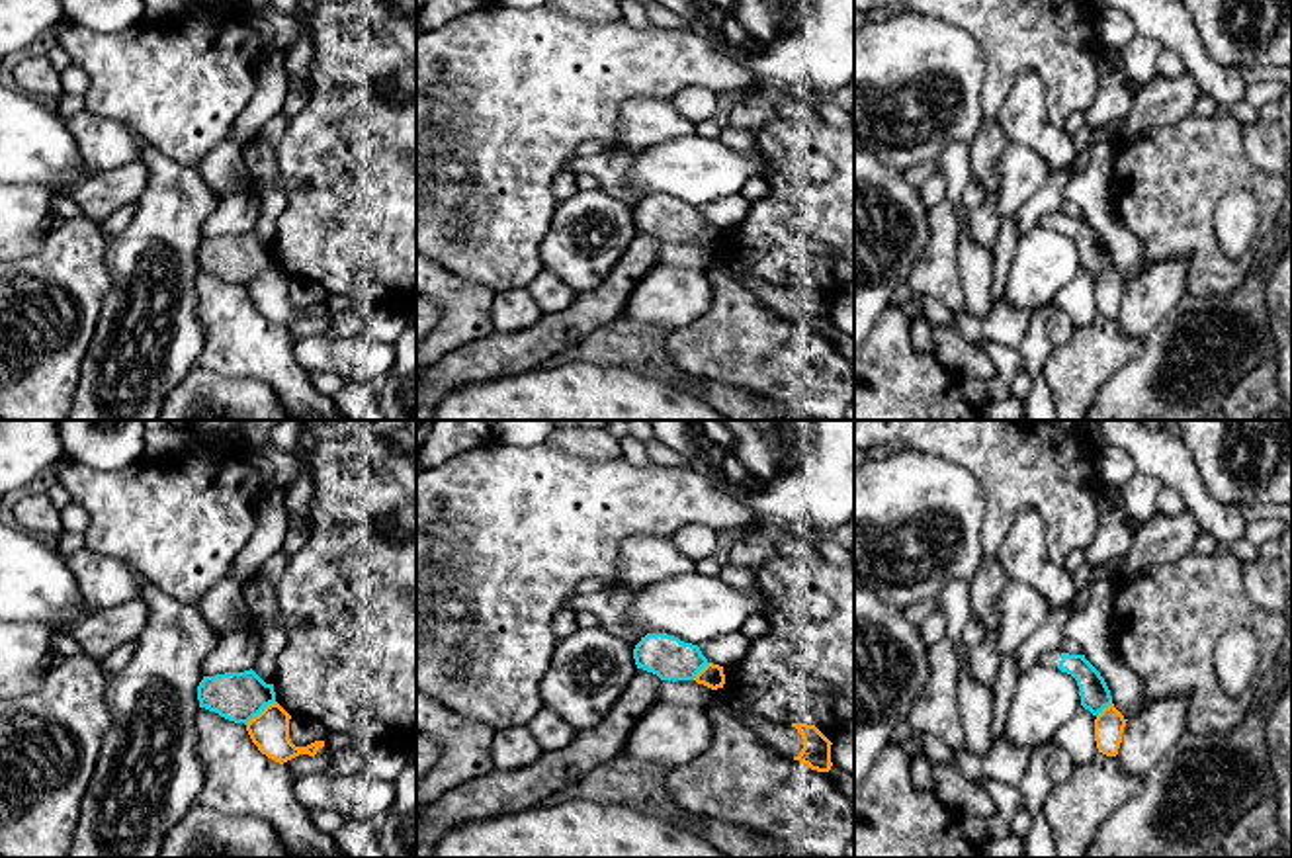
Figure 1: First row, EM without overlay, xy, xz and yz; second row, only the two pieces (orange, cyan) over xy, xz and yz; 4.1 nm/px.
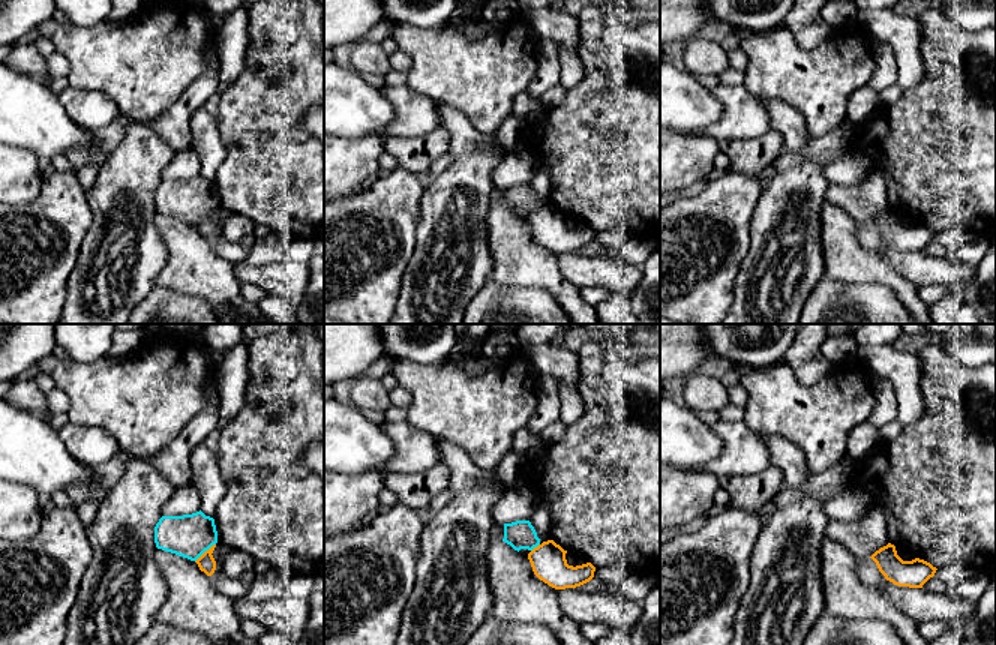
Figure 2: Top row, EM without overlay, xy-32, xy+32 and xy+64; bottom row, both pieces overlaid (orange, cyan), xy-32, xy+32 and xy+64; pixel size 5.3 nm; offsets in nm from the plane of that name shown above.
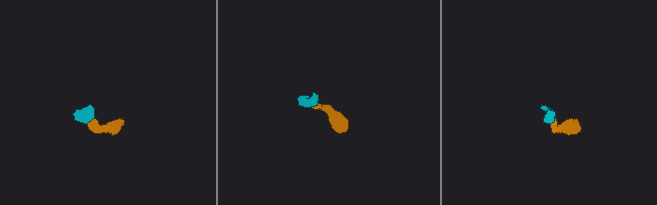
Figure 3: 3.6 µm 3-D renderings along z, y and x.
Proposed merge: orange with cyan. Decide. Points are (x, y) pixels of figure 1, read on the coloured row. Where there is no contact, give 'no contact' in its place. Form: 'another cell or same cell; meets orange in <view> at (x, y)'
another cell; meets orange in xy at (260, 712)

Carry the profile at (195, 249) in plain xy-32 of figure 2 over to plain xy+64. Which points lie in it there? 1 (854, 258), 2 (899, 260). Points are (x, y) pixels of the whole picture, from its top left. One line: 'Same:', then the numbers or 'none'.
Same: 1

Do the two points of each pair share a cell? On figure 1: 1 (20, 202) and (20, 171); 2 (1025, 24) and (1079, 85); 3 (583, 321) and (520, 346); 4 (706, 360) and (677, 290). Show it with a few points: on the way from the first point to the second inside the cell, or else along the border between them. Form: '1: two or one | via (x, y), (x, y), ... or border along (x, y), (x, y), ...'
1: two | border along (20, 184), (40, 184), (51, 202)
2: one | via (1040, 40), (1068, 69)
3: one | via (567, 323), (536, 344)
4: two | border along (712, 282), (712, 305), (690, 323), (671, 331)

